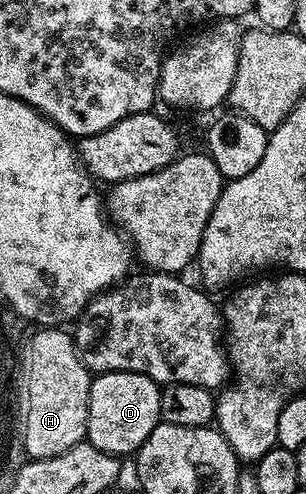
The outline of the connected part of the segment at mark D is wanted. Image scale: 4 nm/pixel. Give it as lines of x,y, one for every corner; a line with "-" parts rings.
109,371
103,375
95,374
90,380
90,396
88,397
88,421
86,422
85,442
93,445
109,455
119,457
133,456
148,441
152,429
156,429
162,418
160,413
160,397
162,396
159,384
147,375
128,373
127,371

